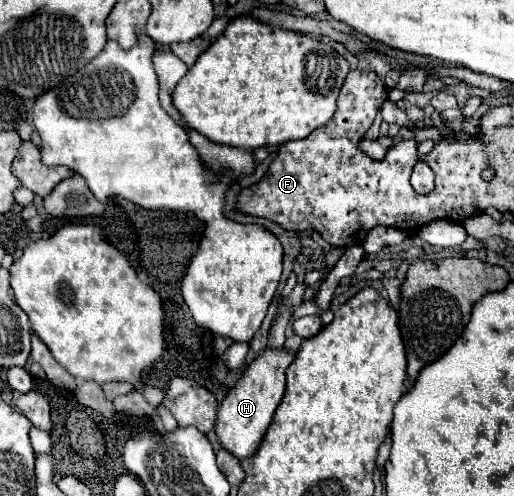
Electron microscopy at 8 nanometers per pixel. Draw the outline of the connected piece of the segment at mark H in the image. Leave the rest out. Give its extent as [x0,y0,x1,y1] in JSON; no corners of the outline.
[216,350,294,460]

